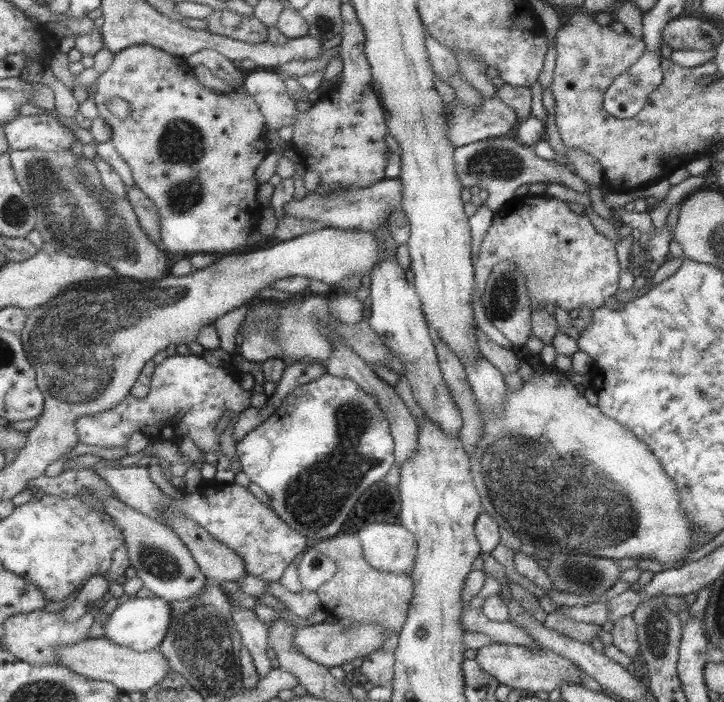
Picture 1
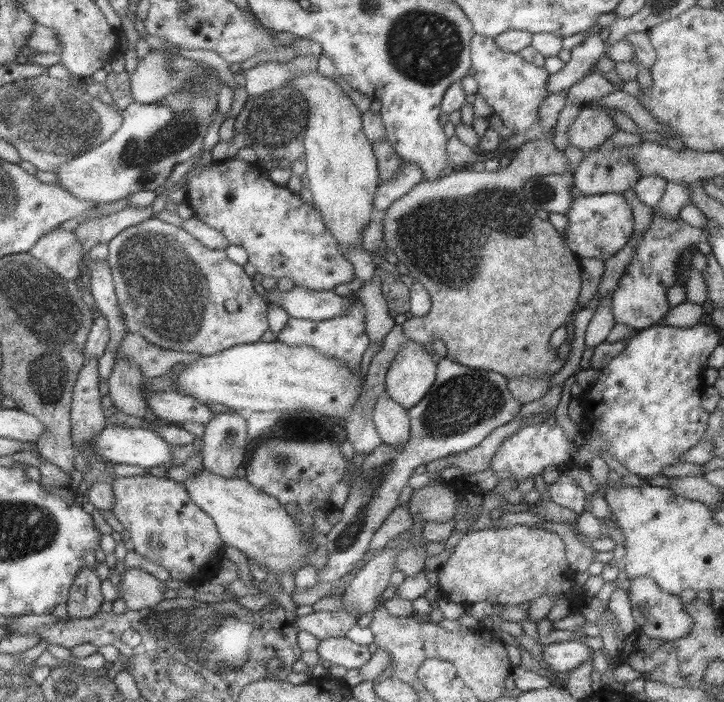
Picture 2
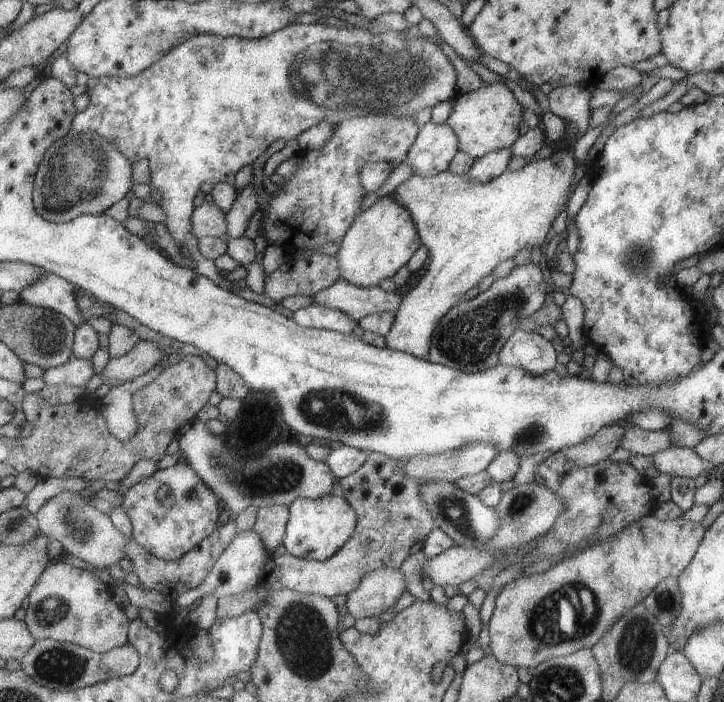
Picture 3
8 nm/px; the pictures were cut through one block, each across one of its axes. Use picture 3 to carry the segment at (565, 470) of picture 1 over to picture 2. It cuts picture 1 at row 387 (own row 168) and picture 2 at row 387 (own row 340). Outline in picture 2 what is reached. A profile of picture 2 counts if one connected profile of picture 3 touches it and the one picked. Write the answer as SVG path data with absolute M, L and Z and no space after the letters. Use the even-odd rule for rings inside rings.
M410 340L384 376L387 395L405 409L413 407L434 385L437 364L421 343Z

